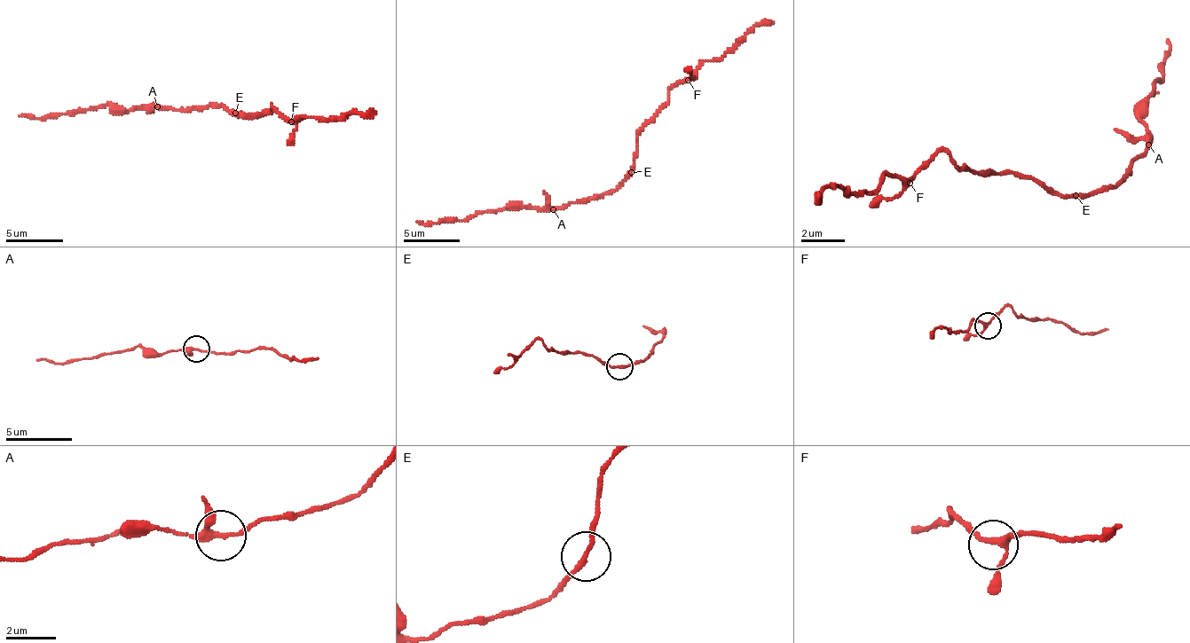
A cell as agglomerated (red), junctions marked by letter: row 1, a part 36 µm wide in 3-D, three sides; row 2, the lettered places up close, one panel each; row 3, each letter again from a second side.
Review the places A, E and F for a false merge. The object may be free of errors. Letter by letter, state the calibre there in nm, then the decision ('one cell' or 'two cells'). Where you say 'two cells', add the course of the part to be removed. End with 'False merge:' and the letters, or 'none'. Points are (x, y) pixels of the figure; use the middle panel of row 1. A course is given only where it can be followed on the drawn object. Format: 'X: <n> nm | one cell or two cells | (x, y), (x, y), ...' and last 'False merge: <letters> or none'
A: 220 nm | one cell
E: 180 nm | one cell
F: 200 nm | one cell
False merge: none

